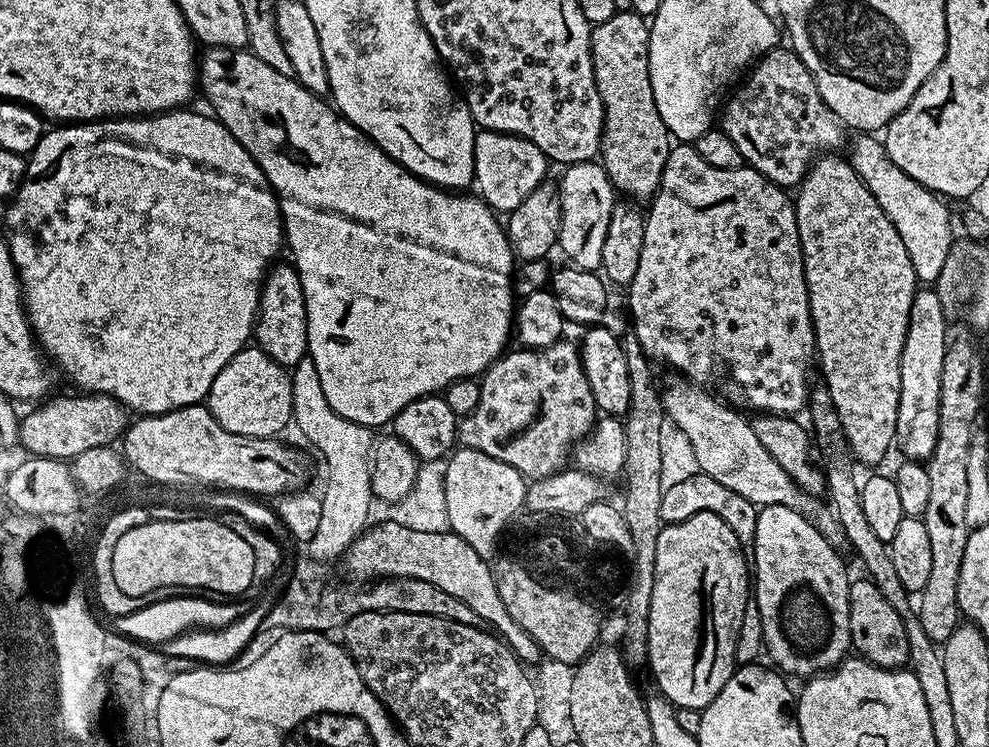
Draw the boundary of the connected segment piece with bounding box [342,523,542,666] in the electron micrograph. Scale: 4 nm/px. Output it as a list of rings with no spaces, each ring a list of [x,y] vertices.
[[[377,524],[360,533],[342,557],[345,564],[360,582],[376,582],[381,578],[422,578],[422,582],[431,582],[446,590],[446,594],[454,594],[454,598],[462,598],[470,610],[488,625],[511,648],[520,663],[525,666],[539,665],[542,653],[538,642],[510,618],[510,610],[506,610],[506,602],[502,602],[502,594],[498,594],[496,573],[493,565],[485,557],[464,541],[461,536],[449,530],[442,533],[427,533],[407,529],[396,524]]]

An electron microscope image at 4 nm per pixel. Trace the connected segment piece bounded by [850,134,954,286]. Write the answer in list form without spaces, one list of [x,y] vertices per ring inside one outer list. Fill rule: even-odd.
[[[856,134],[853,137],[853,140],[852,137],[850,140],[852,168],[858,174],[858,178],[864,181],[870,194],[874,194],[874,202],[878,202],[878,206],[882,206],[882,214],[886,214],[886,218],[890,218],[890,222],[894,222],[894,230],[898,230],[898,238],[902,238],[902,243],[906,245],[906,254],[910,254],[910,266],[914,266],[917,281],[928,286],[935,285],[936,280],[942,274],[942,266],[946,266],[946,258],[952,253],[954,243],[954,237],[952,237],[954,216],[948,213],[948,208],[944,205],[947,203],[926,186],[914,182],[914,178],[910,178],[910,174],[898,170],[898,166],[894,166],[894,162],[890,158],[890,154],[886,154],[883,143],[875,135]]]

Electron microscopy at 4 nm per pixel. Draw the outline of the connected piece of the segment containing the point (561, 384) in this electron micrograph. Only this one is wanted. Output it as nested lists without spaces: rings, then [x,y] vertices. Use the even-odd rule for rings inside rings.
[[[562,338],[557,344],[551,344],[539,350],[519,350],[520,352],[505,351],[500,359],[495,360],[489,368],[486,369],[483,376],[479,377],[480,397],[478,406],[469,416],[463,417],[459,421],[456,429],[456,439],[463,447],[473,448],[482,454],[490,454],[490,458],[498,458],[498,462],[506,462],[506,466],[514,466],[514,470],[521,472],[525,478],[539,478],[541,476],[550,476],[555,472],[561,472],[564,468],[569,467],[570,457],[574,449],[585,436],[592,430],[592,425],[598,419],[598,409],[594,402],[594,394],[590,392],[590,382],[586,382],[586,370],[580,361],[580,350],[575,343],[571,344],[568,338]]]

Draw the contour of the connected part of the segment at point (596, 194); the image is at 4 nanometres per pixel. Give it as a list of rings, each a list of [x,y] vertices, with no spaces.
[[[597,161],[567,165],[563,172],[565,174],[558,182],[562,210],[557,240],[559,251],[564,252],[571,265],[588,271],[599,271],[602,247],[606,242],[610,215],[618,199],[617,193],[608,172]]]

